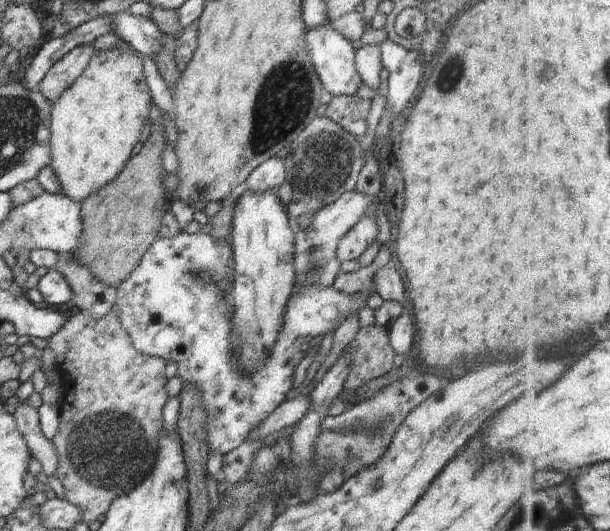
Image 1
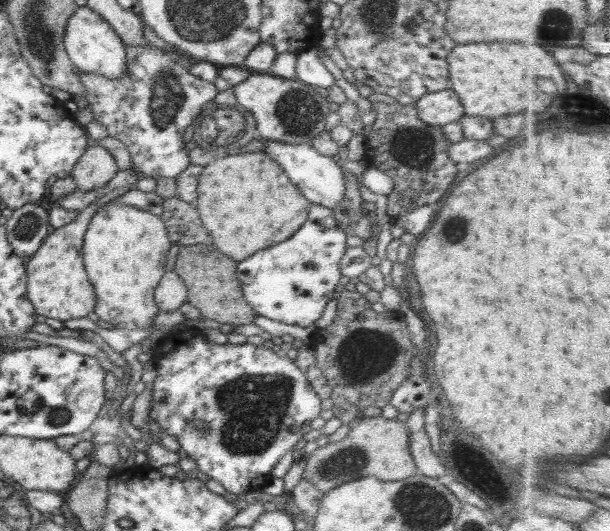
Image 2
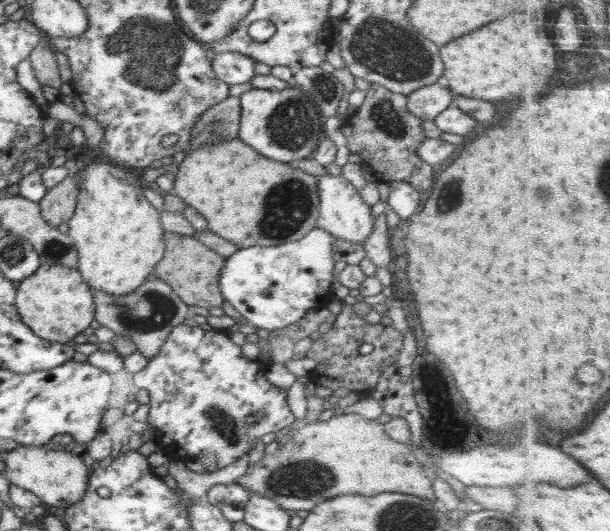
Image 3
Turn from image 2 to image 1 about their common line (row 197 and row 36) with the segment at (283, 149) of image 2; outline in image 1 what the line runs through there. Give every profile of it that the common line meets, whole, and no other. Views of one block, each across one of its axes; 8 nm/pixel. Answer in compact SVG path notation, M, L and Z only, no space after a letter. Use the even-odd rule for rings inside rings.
M320 24L320 28L318 26L309 28L306 31L306 52L310 54L310 60L323 88L333 97L357 94L358 88L363 83L356 70L356 50L342 34L330 28L329 24Z

